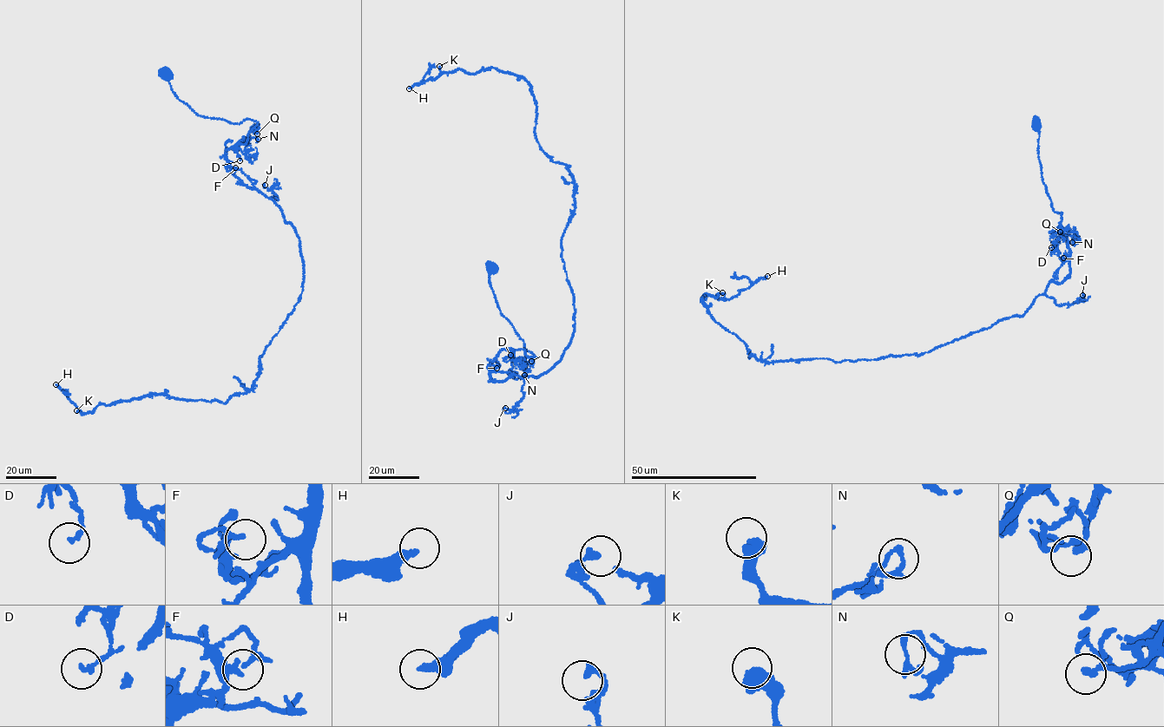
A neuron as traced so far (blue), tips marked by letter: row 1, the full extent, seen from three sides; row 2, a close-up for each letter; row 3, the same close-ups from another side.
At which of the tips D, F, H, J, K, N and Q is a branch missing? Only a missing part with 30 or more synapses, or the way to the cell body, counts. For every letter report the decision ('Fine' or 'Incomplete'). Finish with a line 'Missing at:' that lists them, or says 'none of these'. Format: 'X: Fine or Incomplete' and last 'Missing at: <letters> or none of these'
D: Fine
F: Fine
H: Incomplete
J: Fine
K: Fine
N: Fine
Q: Fine
Missing at: H

